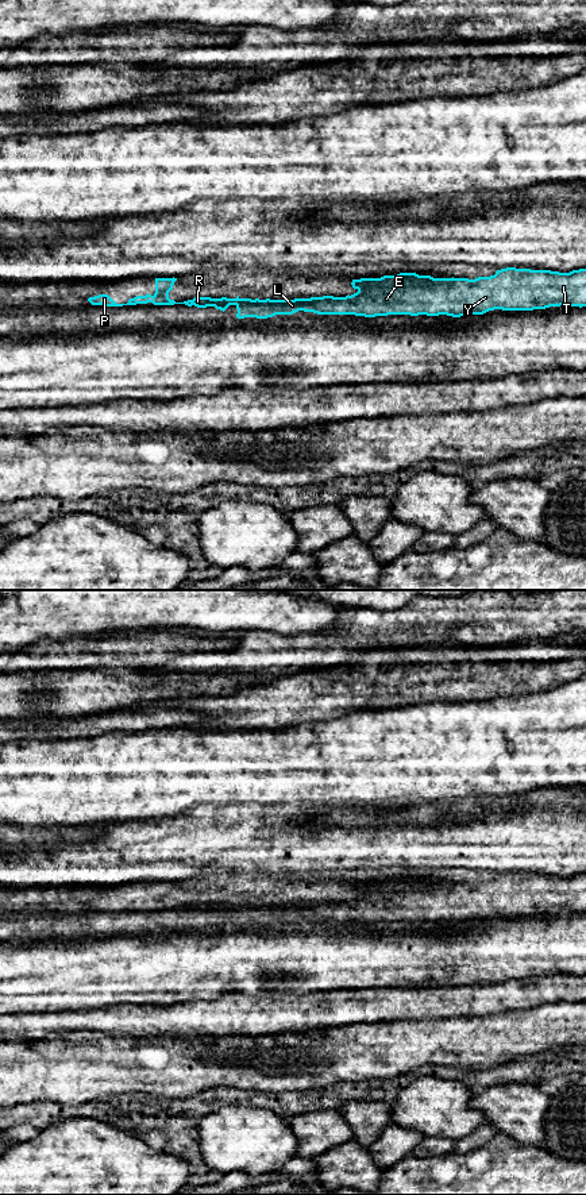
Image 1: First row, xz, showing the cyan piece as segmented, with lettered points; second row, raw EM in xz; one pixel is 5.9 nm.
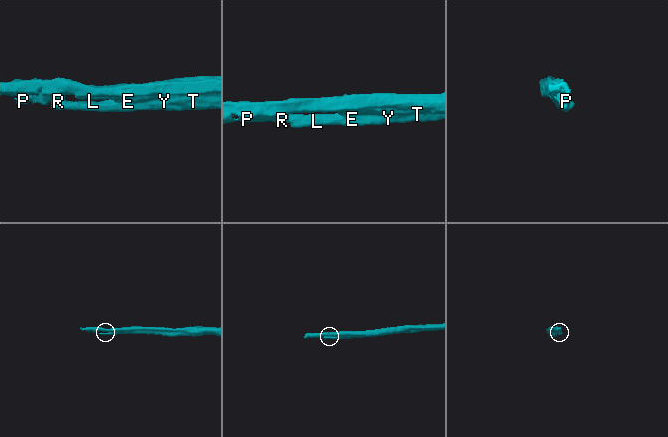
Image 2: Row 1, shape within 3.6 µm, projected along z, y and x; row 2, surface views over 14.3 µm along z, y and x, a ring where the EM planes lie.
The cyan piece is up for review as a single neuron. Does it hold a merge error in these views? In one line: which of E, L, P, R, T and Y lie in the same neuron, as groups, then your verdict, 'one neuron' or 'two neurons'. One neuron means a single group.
groups E L R T Y / P; two neurons

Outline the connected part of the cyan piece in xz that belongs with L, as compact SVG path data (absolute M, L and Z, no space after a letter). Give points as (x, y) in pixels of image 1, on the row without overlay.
M506 872L497 875L494 880L469 883L442 883L432 890L409 890L409 891L378 891L366 890L356 898L346 902L311 902L294 905L251 905L251 903L211 903L194 902L184 906L188 911L207 913L211 909L216 914L225 915L230 910L238 914L236 922L267 924L275 920L293 920L298 915L313 917L317 920L355 920L365 922L388 921L388 920L447 920L460 922L466 920L483 920L489 915L533 915L550 911L586 911L586 874L572 875L570 878L559 878L551 875L531 875Z

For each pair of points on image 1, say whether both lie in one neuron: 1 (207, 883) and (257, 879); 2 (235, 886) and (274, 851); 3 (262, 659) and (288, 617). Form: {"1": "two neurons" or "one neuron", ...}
{"1": "one neuron", "2": "two neurons", "3": "two neurons"}

